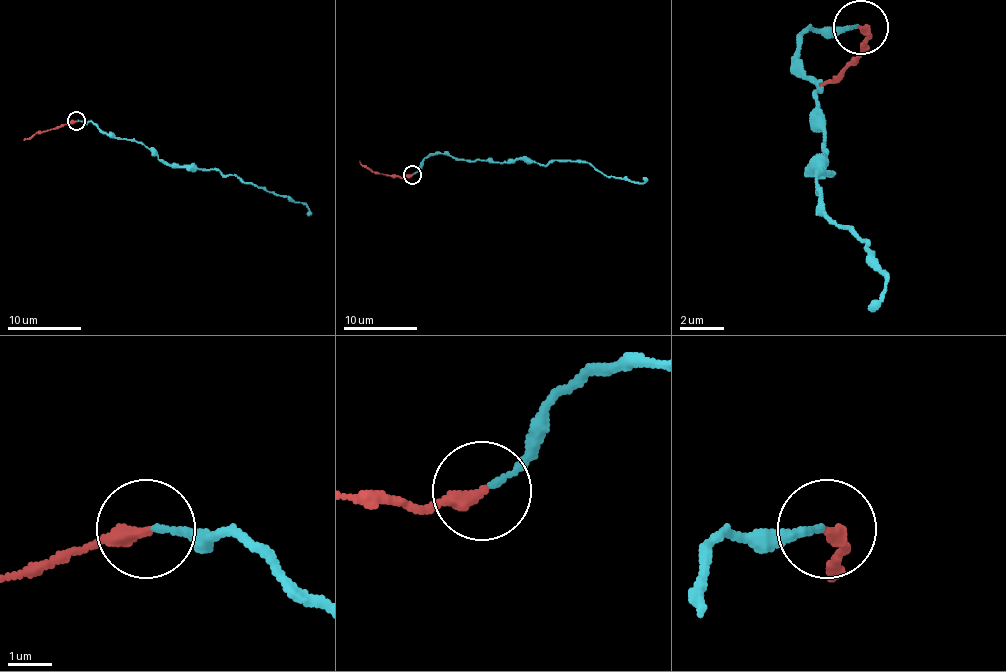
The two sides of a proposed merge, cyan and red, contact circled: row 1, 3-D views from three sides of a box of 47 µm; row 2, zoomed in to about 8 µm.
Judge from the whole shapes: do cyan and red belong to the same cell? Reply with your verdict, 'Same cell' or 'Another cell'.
Another cell

